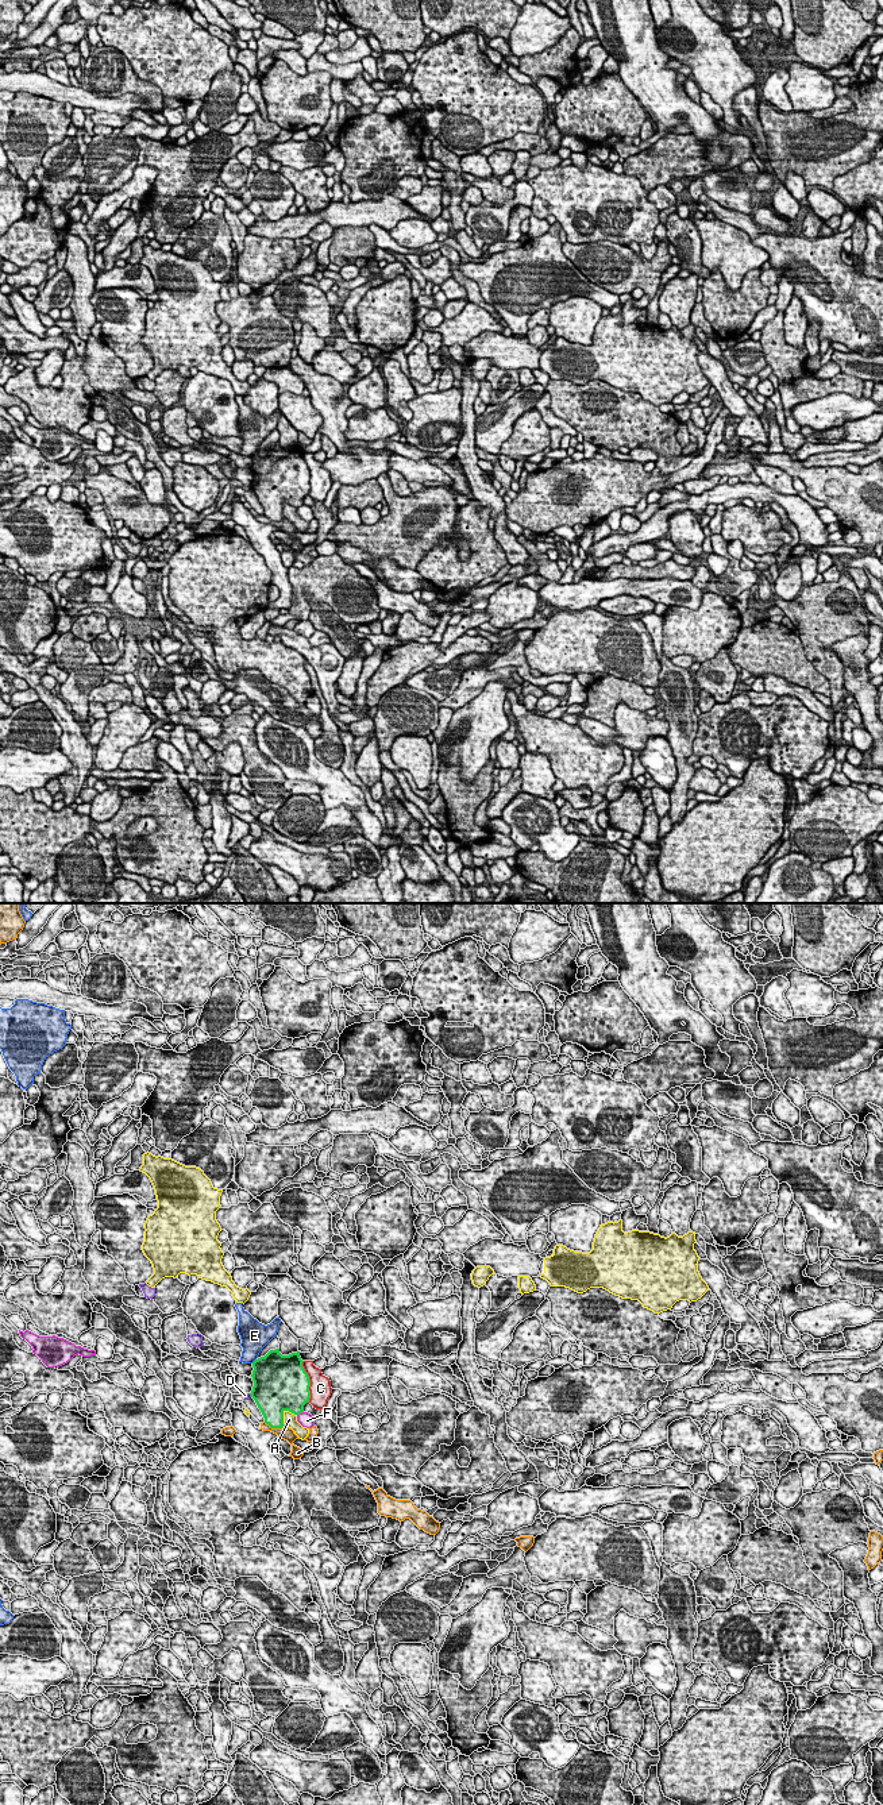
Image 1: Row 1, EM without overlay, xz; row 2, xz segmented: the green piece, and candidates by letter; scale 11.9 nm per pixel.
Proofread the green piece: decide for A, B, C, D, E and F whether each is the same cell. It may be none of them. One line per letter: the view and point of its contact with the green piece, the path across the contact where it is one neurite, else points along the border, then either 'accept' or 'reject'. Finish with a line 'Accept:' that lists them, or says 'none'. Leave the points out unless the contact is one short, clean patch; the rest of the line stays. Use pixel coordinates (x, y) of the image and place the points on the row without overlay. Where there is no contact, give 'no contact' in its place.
A: xz (282, 505) | reject
B: xz (274, 520) | reject
C: xz (309, 474) | reject
D: xz (250, 486) | along xz (249, 486), (251, 489) | reject
E: xz (254, 454) | reject
F: xz (300, 505) | reject
Accept: none

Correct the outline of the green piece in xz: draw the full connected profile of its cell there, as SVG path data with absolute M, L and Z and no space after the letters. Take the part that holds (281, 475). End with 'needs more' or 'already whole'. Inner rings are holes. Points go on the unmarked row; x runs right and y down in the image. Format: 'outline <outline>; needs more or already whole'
outline M279 441L252 455L254 479L250 487L271 521L285 518L285 504L300 508L309 495L311 473L302 455L300 444L282 448Z; already whole

